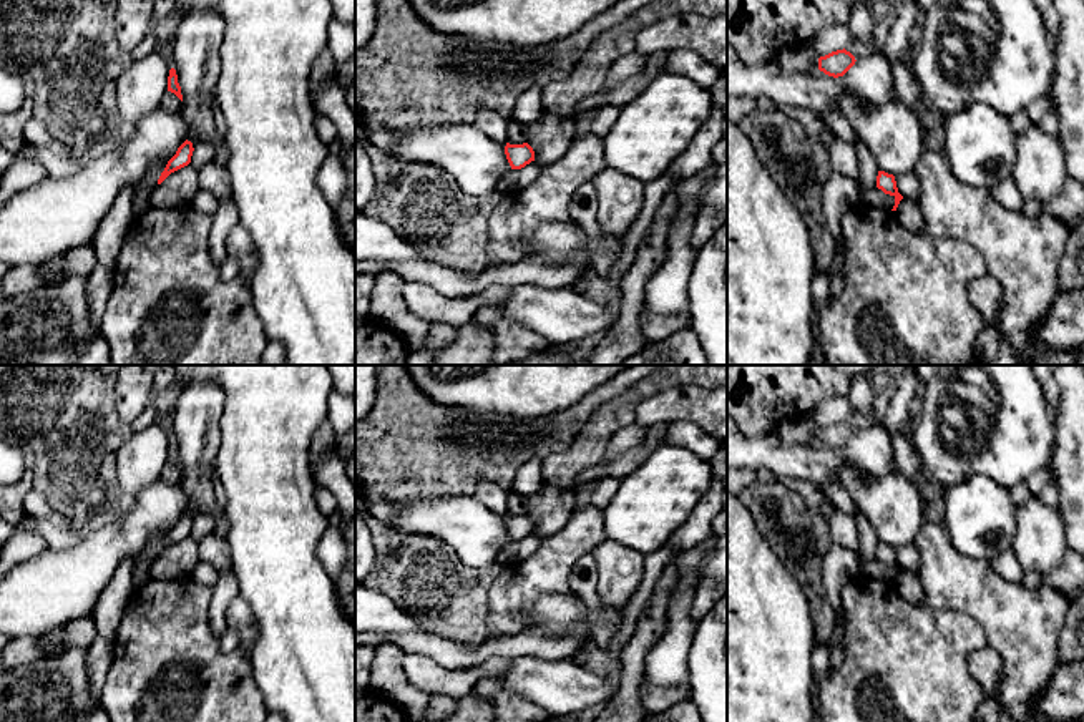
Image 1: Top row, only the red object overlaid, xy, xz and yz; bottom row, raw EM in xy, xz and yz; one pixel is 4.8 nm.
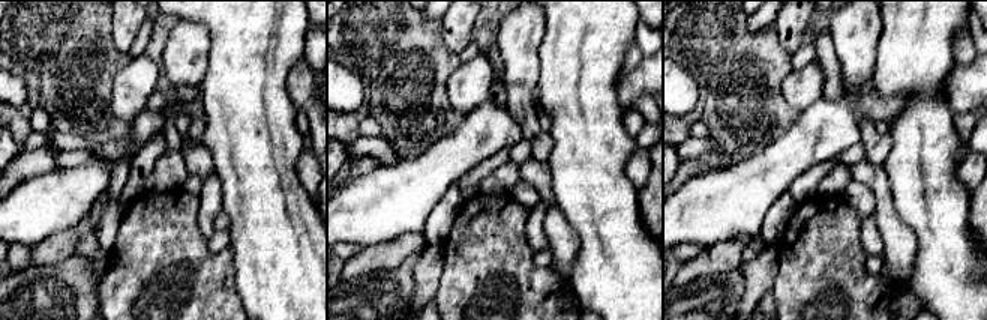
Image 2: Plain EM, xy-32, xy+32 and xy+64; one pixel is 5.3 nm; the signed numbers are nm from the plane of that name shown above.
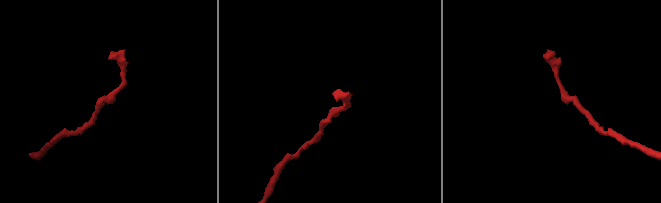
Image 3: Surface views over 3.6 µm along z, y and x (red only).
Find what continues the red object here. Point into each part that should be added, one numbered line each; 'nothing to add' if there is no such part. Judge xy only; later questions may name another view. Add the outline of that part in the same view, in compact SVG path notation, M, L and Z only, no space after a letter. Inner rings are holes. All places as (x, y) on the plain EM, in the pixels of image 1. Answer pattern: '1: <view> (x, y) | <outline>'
nothing to add

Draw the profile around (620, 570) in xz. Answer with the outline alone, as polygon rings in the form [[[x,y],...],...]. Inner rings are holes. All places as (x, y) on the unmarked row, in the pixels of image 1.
[[[611,539],[594,546],[591,554],[598,561],[599,602],[624,609],[642,579],[644,556]]]

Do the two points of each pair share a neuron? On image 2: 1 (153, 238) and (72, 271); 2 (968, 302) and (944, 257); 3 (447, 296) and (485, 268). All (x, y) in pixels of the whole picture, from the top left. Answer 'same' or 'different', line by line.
1: different
2: same
3: same

